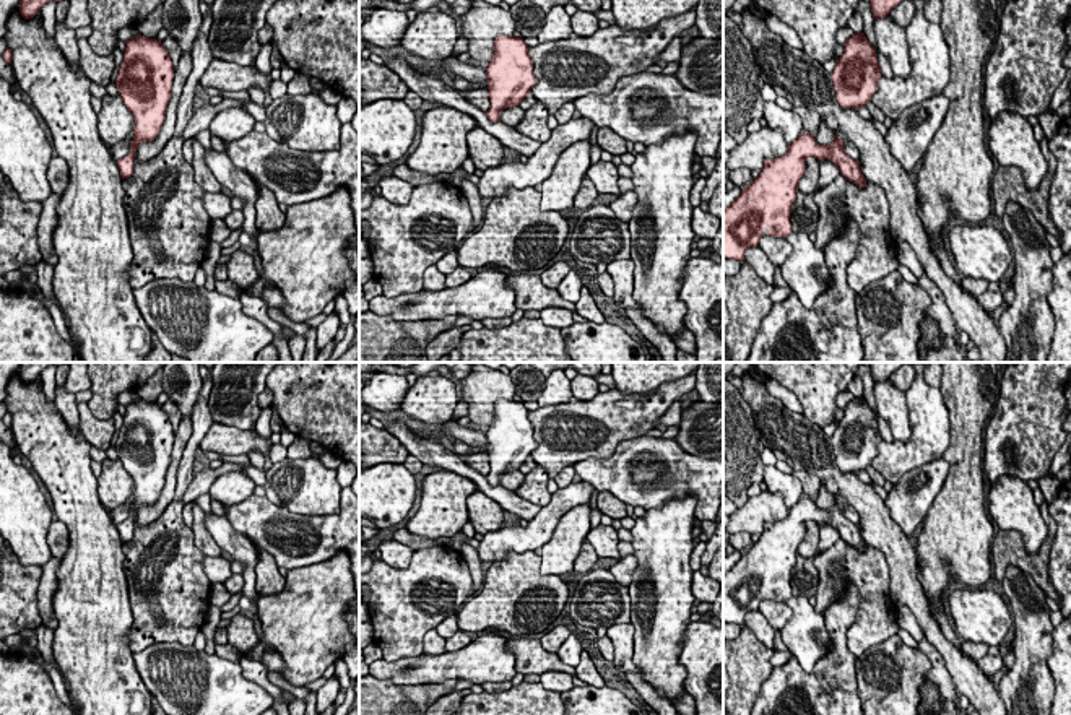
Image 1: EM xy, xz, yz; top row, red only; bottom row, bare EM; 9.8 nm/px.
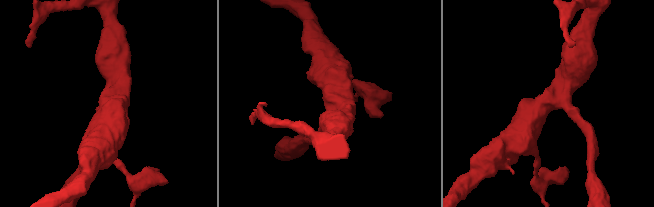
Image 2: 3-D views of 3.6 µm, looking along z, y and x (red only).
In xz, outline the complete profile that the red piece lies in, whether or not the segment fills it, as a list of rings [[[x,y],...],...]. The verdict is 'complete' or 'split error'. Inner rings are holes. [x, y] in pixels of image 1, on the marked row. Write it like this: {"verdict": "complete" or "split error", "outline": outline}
{"verdict": "complete", "outline": [[[497,36],[494,39],[494,57],[489,60],[486,75],[491,101],[486,115],[494,124],[499,122],[505,107],[520,106],[536,83],[533,60],[523,37]]]}

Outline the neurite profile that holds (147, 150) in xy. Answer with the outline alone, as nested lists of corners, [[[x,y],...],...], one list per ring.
[[[184,52],[180,54],[179,63],[174,68],[171,101],[167,104],[166,119],[159,130],[159,135],[154,140],[143,141],[138,146],[133,164],[146,162],[154,156],[158,156],[161,150],[166,146],[166,143],[171,140],[171,136],[174,135],[177,104],[190,72],[192,72],[192,55],[189,52]]]

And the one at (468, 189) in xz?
[[[463,179],[460,190],[470,203],[471,214],[473,214],[473,229],[476,231],[481,226],[481,221],[484,216],[484,211],[481,208],[481,197],[478,193],[478,187],[471,180]]]

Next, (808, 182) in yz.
[[[806,158],[804,162],[806,169],[798,182],[798,190],[803,193],[814,193],[814,190],[817,188],[821,162],[817,158]]]

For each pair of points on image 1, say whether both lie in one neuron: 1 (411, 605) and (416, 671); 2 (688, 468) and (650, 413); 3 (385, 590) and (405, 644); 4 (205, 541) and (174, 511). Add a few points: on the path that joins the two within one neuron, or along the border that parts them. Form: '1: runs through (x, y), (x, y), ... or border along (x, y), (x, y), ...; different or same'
1: border along (421, 652), (397, 660), (382, 660); different
2: border along (644, 434), (624, 439), (611, 455); different
3: runs through (398, 603), (400, 631); same
4: border along (190, 528), (195, 546), (203, 554); different

